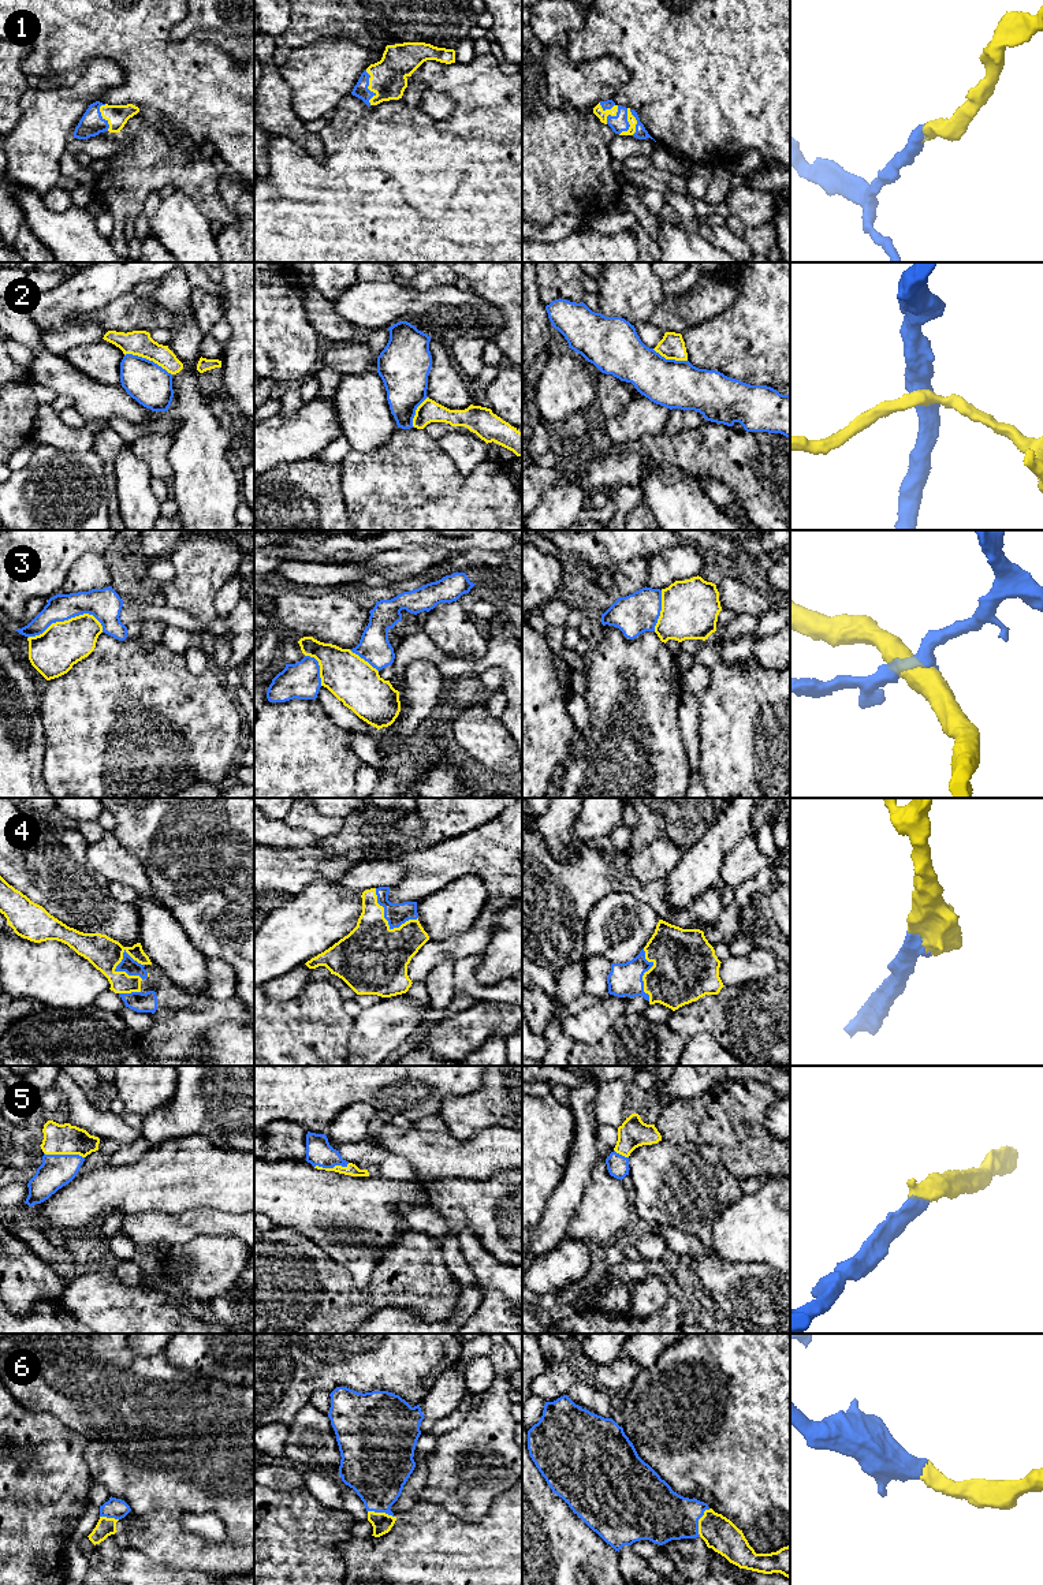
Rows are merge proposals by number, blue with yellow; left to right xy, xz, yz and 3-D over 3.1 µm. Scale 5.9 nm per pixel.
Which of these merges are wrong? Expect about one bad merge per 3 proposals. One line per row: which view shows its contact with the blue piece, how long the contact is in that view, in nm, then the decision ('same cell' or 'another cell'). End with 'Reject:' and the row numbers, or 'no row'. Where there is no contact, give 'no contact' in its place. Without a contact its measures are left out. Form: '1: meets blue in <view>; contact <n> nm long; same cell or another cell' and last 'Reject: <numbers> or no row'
1: meets blue in yz; contact 170 nm long; same cell
2: meets blue in xy; contact 300 nm long; another cell
3: meets blue in xy; contact 460 nm long; another cell
4: meets blue in xz; contact 320 nm long; same cell
5: meets blue in xy; contact 240 nm long; same cell
6: meets blue in yz; contact 180 nm long; same cell
Reject: 2, 3

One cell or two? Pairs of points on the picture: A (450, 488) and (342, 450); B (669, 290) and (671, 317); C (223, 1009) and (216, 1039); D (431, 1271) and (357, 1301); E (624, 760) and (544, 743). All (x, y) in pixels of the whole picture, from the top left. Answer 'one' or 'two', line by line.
A: two
B: two
C: two
D: one
E: two

